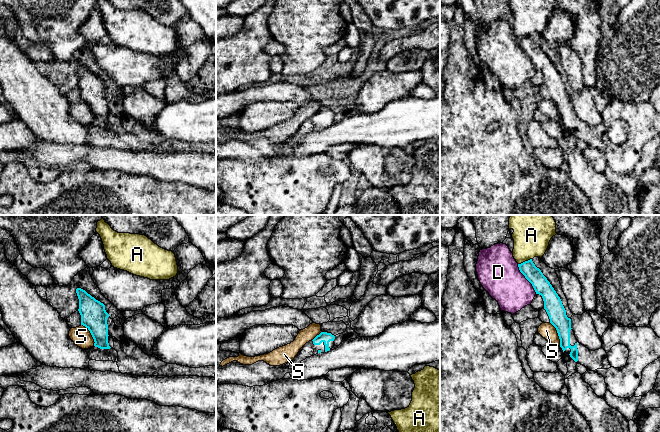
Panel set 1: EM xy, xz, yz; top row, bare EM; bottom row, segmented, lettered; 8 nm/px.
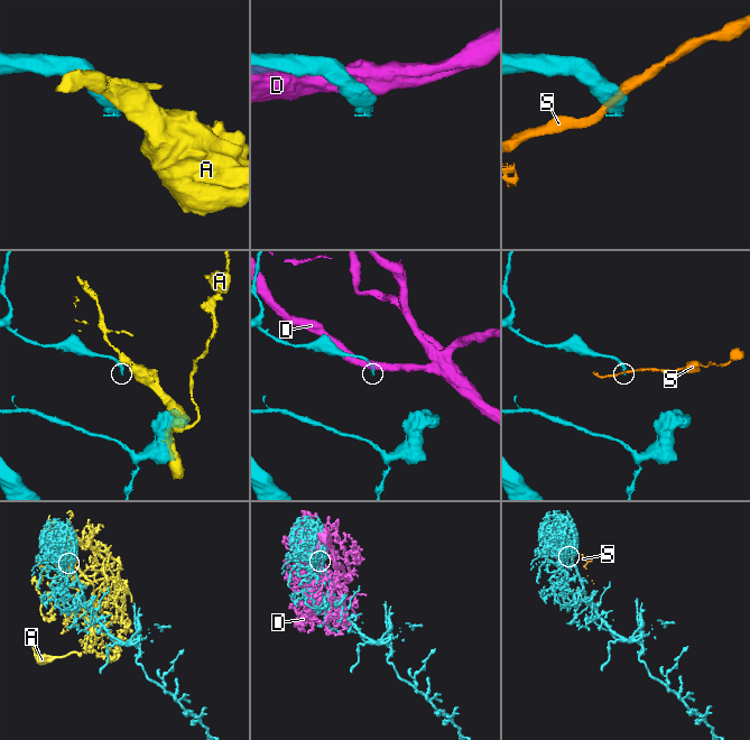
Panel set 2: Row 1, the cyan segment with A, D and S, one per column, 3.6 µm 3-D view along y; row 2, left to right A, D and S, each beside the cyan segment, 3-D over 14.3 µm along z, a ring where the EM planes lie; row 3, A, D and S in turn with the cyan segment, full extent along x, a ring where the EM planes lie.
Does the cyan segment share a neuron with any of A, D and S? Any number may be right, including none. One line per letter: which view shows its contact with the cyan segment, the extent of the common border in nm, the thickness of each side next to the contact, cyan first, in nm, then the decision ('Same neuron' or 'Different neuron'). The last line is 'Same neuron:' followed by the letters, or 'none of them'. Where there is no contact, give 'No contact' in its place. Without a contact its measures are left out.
A: Touches cyan in yz. Shared border 120 nm. Thickness 140 nm (cyan) against 280 nm. Different neuron
D: Touches cyan in yz. Shared border 280 nm. Thickness 140 nm (cyan) against 340 nm. Different neuron
S: Touches cyan in xy. Shared border 200 nm. Thickness 200 nm (cyan) against 160 nm. Different neuron
Same neuron: none of them

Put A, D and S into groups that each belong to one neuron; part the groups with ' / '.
A / D / S

